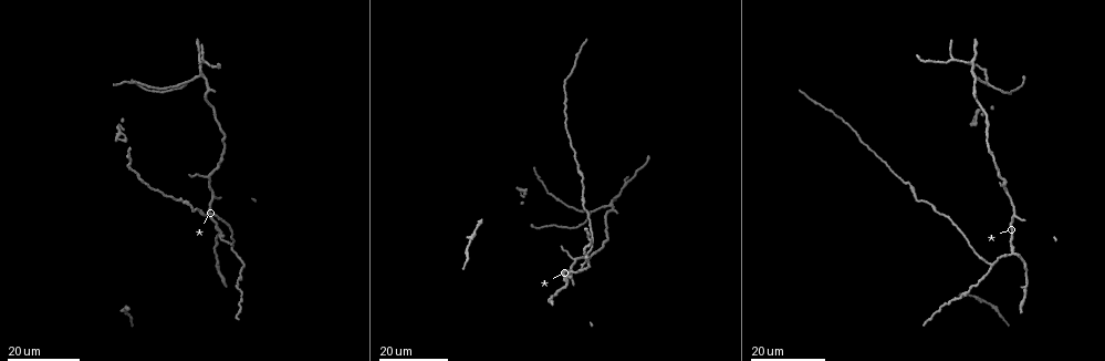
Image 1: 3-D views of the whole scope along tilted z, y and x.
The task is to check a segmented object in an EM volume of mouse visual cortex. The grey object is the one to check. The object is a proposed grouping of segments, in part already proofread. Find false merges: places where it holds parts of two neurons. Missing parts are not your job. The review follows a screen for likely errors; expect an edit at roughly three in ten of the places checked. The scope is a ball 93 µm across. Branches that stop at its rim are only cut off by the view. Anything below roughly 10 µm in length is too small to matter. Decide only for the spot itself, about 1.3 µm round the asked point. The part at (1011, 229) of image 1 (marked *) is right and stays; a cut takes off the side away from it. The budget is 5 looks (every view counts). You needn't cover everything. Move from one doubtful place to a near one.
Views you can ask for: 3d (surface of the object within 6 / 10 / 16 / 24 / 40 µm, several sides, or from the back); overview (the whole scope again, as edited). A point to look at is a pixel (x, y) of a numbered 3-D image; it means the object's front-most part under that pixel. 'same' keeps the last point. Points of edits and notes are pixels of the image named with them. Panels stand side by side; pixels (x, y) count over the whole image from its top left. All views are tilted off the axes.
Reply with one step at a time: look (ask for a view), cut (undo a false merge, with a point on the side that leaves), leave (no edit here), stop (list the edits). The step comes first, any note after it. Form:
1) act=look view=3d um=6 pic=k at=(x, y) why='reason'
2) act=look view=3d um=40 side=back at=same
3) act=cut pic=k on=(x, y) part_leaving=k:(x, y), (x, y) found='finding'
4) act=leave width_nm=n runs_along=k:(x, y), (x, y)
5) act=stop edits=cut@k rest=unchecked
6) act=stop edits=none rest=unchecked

act=look view=3d um=24 pic=1 at=(186, 83) why='three-way junction'

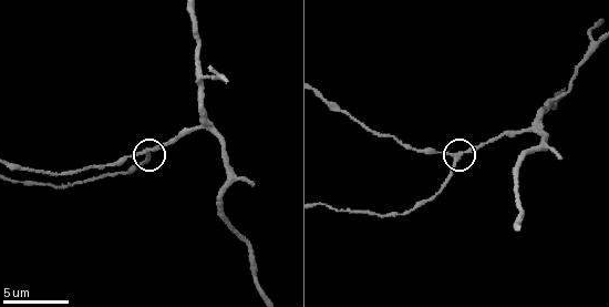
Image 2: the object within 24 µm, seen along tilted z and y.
act=look view=3d um=6 pic=2 at=(145, 152) why='zoom in'

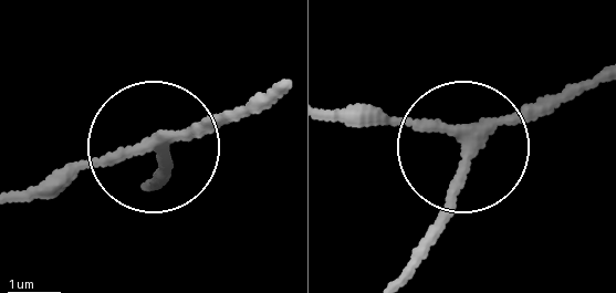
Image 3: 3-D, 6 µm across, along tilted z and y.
act=leave arms=3 runs_along=3:(271, 84), (159, 137), (166, 188) found='all the same neuron'

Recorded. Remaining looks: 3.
act=look view=3d um=10 pic=2 at=(203, 125) why='a fork'

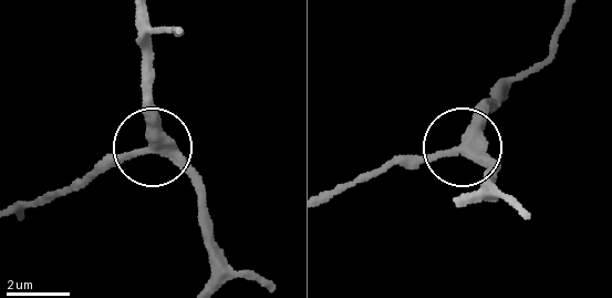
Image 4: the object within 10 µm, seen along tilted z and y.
act=leave side_arm_um=22 runs_along=4:(463, 197), (497, 176), (466, 153), (481, 100) found='continuous, no second neuron'

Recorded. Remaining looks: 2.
act=look view=3d um=24 pic=1 at=(220, 154) why='sudden change in width'

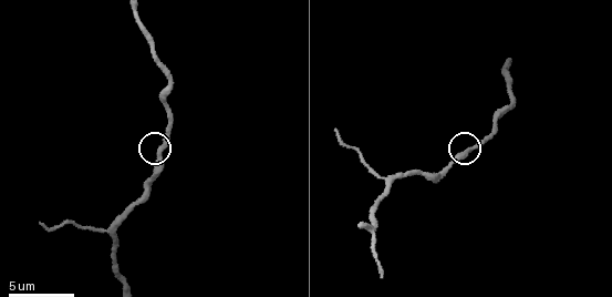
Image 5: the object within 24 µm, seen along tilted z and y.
act=look view=3d um=10 pic=5 at=(160, 155)

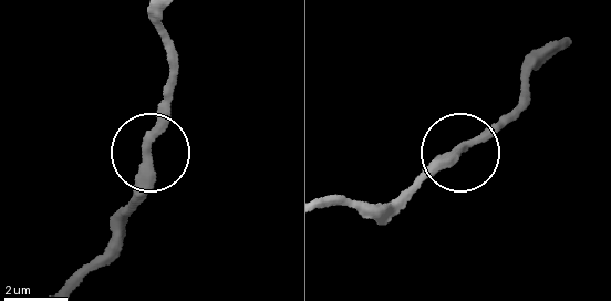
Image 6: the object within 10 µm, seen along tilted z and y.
act=leave found='all the same neuron'

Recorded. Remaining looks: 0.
act=stop edits=none rest=unchecked

